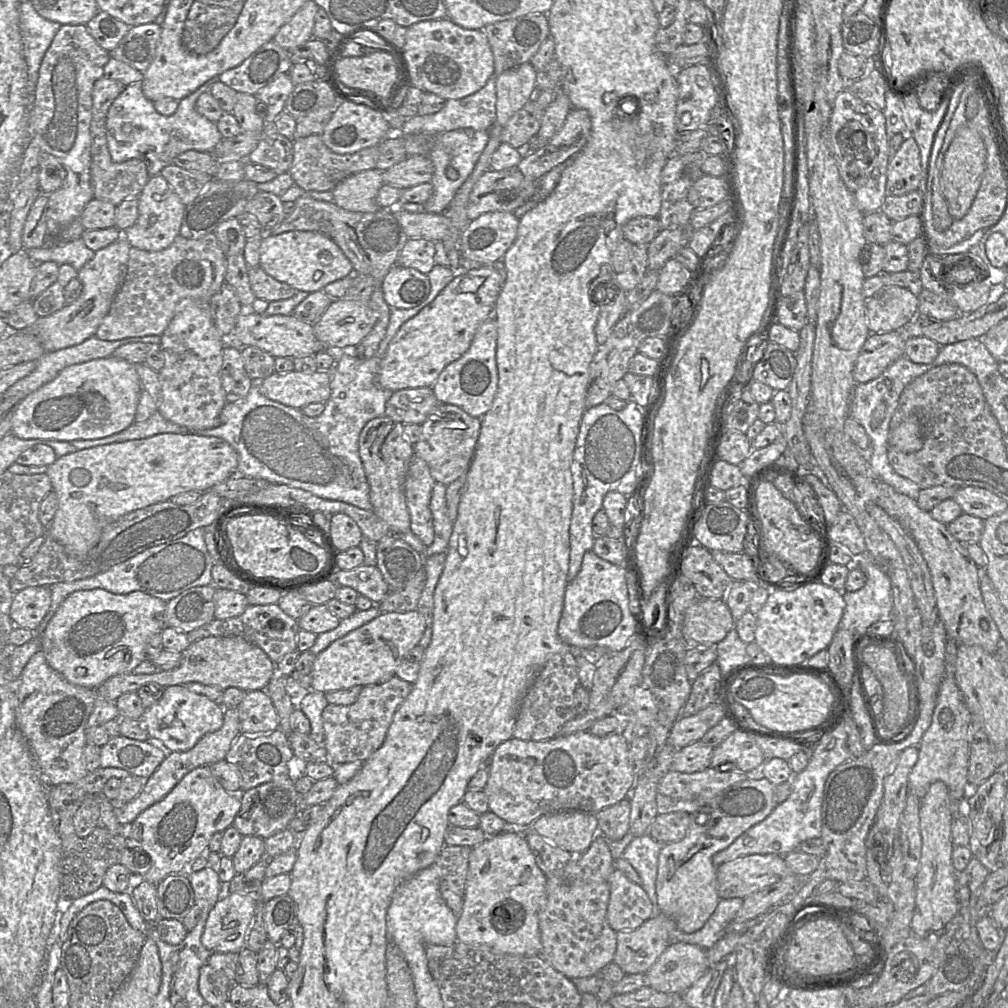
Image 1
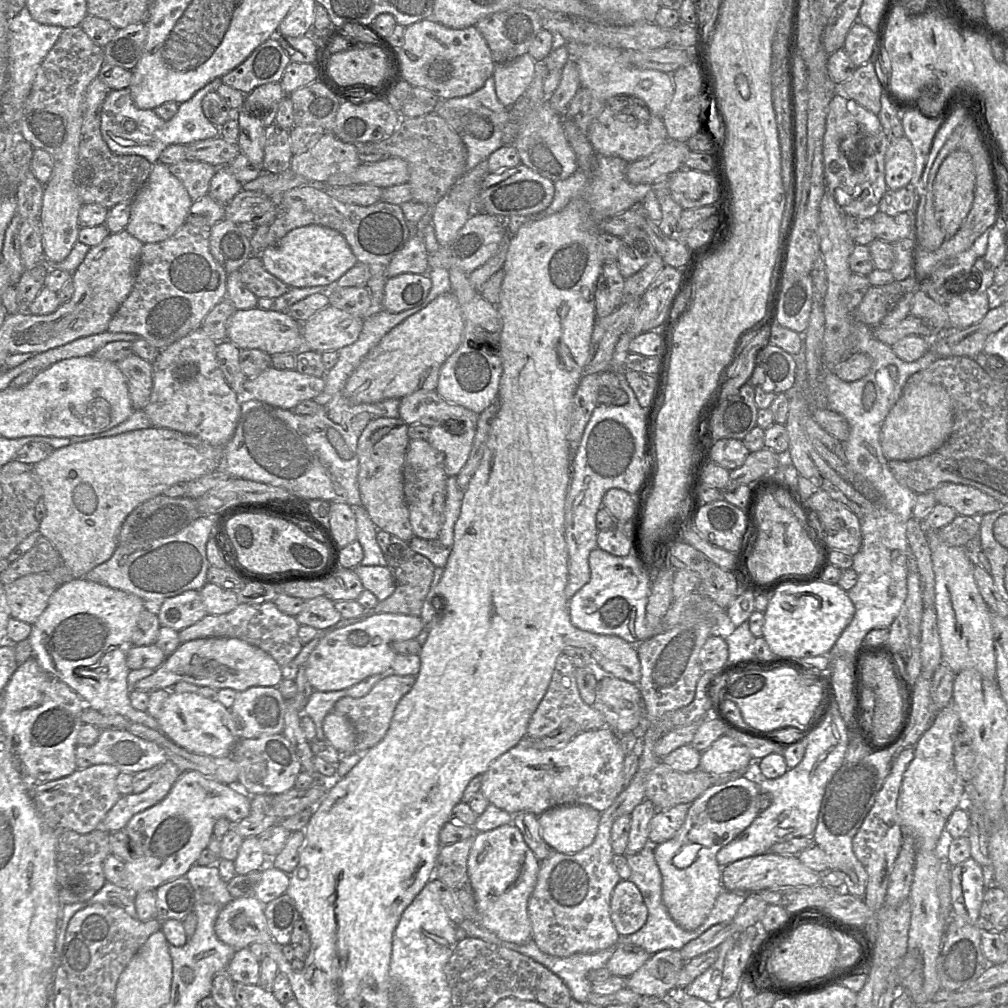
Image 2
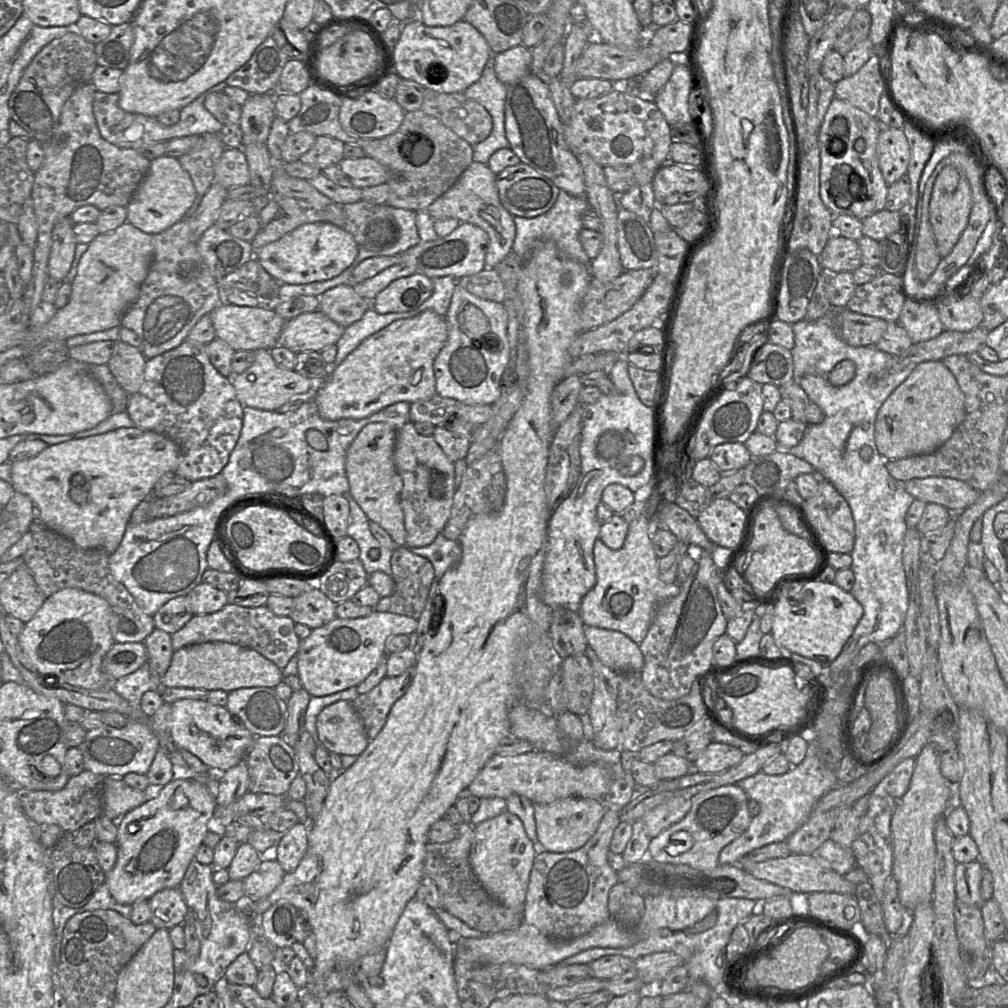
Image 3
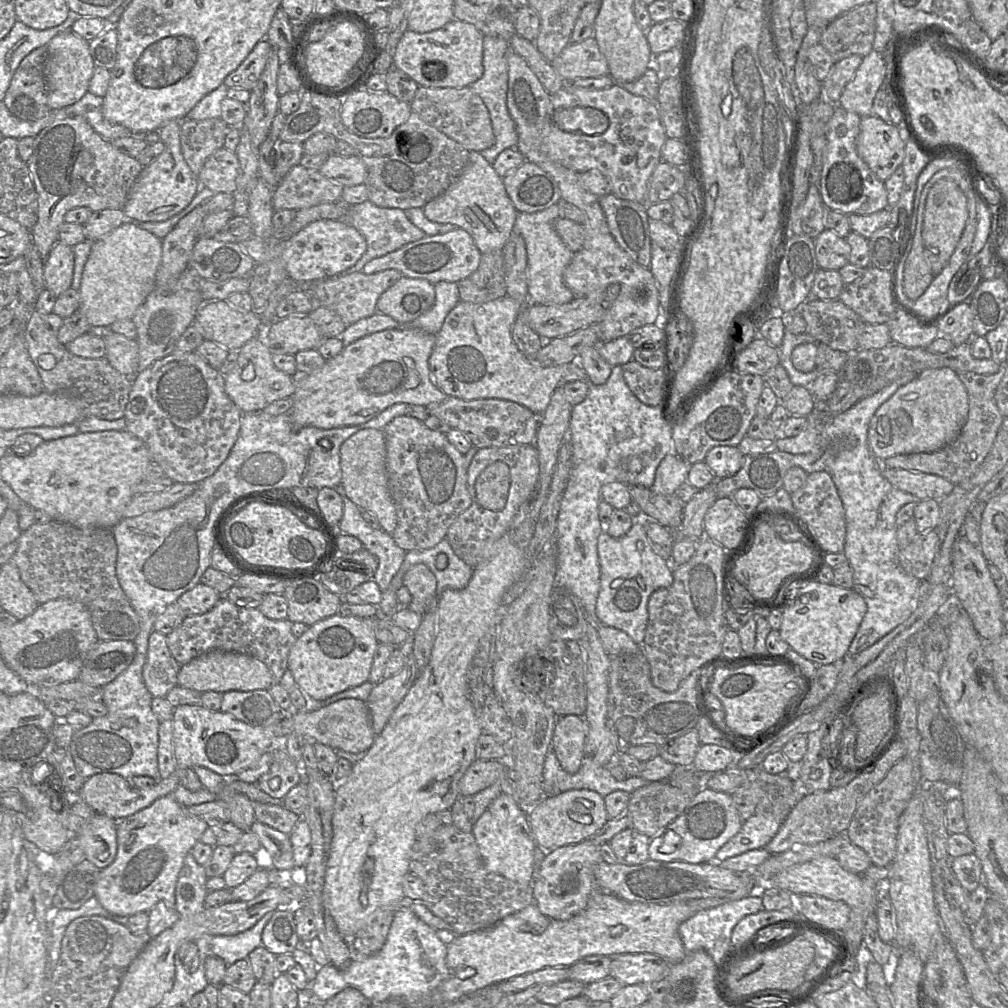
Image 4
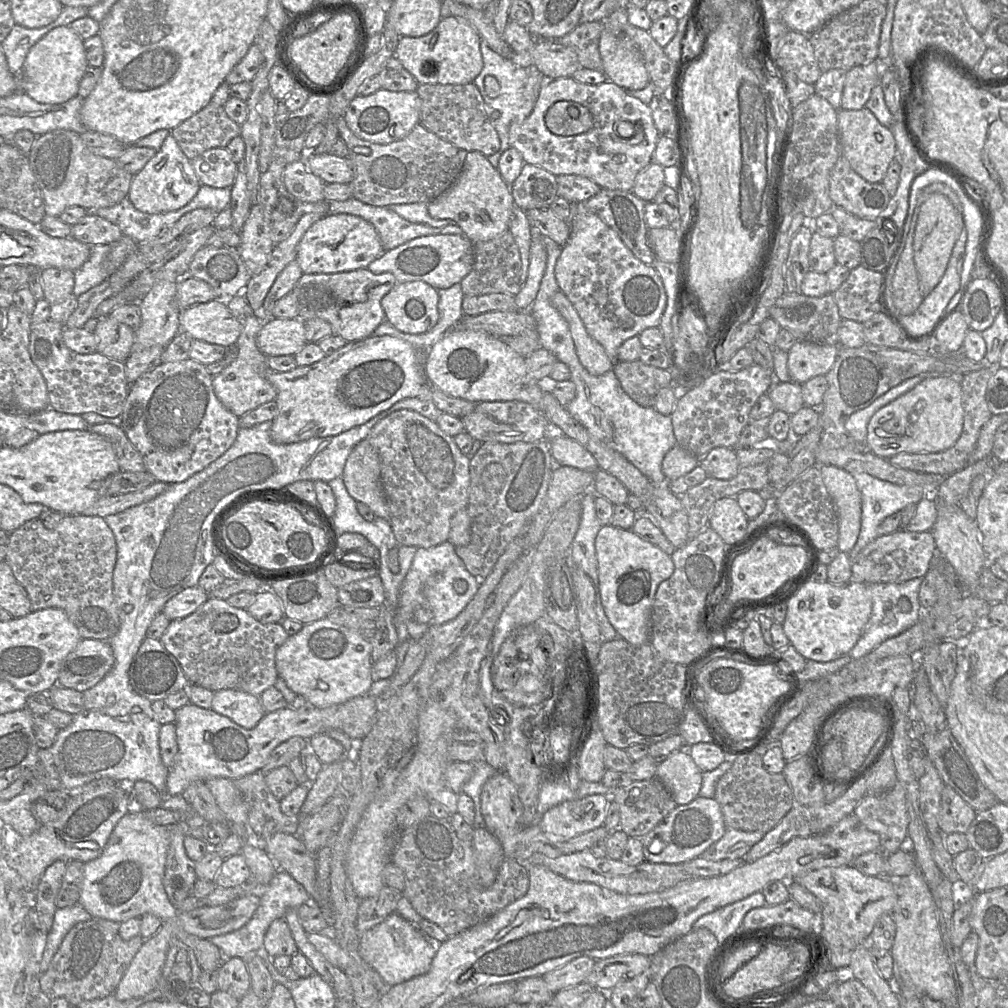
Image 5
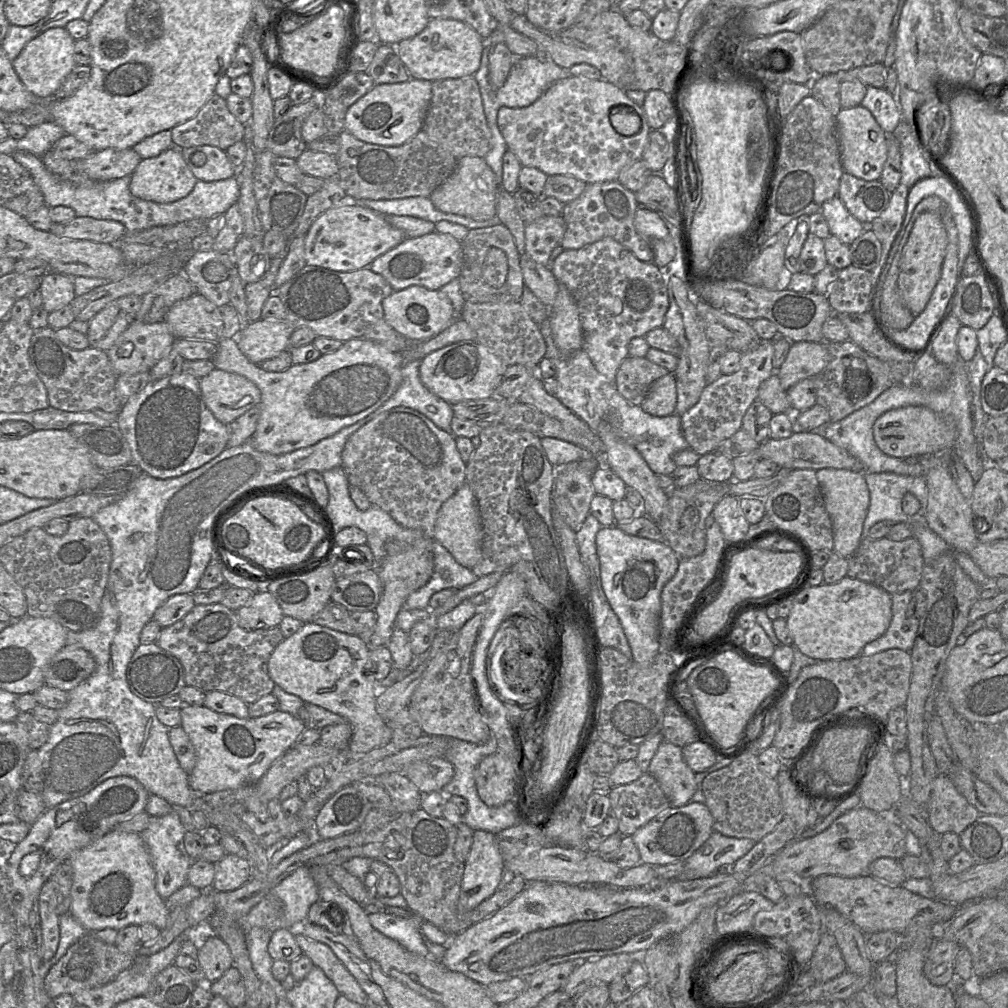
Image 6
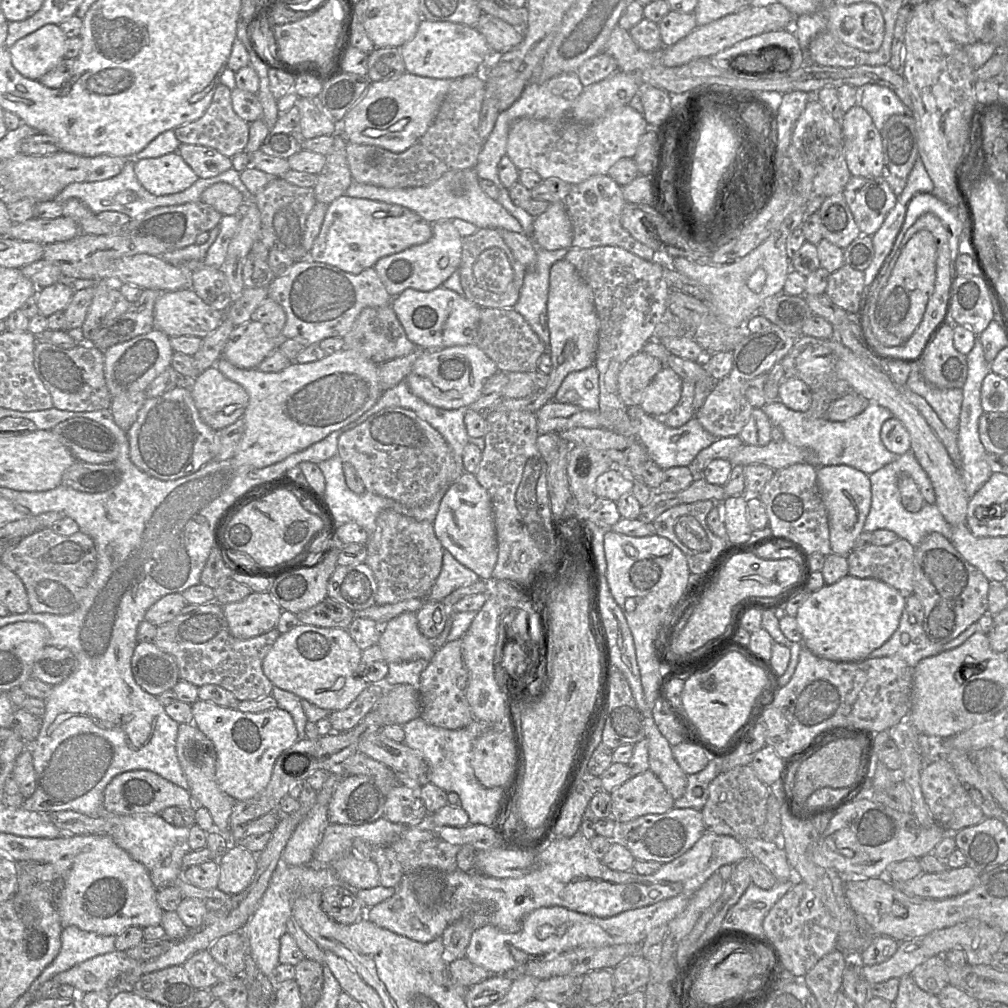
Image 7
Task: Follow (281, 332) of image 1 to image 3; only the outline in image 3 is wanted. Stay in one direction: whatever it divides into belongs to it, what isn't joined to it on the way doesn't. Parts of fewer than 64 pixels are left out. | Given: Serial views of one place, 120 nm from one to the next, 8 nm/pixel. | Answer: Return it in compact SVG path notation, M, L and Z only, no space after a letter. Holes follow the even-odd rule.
M219 304L209 313L214 325L216 339L222 340L235 351L270 350L279 344L279 337L286 323L273 309Z

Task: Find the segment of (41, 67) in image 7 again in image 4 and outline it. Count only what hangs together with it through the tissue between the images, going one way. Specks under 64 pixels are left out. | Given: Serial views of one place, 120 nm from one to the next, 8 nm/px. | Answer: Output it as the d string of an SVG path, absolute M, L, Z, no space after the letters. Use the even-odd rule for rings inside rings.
M71 29L54 36L47 43L47 59L44 66L48 107L60 109L78 102L88 92L94 68L89 42L73 33Z

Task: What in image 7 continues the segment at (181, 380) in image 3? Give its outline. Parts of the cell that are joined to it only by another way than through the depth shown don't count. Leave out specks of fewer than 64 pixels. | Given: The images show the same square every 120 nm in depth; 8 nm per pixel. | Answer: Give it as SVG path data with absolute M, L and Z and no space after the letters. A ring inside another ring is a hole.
M177 386L161 396L147 398L126 435L133 464L160 480L193 474L216 455L216 430L200 418L189 386Z

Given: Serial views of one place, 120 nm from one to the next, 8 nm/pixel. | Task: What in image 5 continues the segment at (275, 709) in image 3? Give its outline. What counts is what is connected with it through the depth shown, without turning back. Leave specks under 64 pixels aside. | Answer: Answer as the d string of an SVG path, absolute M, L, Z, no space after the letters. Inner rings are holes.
M238 689L215 691L211 709L246 729L255 727L266 714L259 696Z

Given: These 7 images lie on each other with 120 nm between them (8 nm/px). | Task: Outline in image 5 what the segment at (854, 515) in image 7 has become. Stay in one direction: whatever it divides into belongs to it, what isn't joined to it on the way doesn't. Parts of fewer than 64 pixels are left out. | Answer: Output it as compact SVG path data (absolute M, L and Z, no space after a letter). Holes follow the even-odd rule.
M818 465L823 482L830 494L838 515L839 551L849 553L857 542L861 527L861 493L854 477L844 468Z

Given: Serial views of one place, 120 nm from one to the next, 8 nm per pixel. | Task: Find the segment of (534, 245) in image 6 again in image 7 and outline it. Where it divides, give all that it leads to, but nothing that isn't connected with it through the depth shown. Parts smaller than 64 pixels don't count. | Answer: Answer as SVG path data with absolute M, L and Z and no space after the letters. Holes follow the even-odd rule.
M563 201L551 203L544 213L534 218L532 240L548 251L571 247L573 227Z

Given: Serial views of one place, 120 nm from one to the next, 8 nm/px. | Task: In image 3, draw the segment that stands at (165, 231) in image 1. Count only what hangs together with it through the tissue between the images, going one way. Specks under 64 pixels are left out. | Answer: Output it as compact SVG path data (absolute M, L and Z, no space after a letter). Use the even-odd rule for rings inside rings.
M161 156L151 161L149 170L127 205L127 222L155 235L182 220L197 197L189 173L178 158Z

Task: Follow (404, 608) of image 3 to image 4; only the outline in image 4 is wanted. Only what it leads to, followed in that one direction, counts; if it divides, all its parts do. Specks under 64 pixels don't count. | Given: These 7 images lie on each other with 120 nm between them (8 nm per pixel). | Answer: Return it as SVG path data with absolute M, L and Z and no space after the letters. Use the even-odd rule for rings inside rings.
M425 564L412 565L403 576L403 586L411 594L411 602L401 605L423 616L433 606L438 607L439 596L436 593L436 577Z

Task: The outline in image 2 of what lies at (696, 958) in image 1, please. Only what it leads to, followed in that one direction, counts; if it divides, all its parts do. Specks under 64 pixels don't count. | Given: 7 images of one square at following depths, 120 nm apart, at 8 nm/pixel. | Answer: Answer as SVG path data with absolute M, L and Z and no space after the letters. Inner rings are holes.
M679 950L659 951L627 978L626 988L642 997L675 994L684 964Z

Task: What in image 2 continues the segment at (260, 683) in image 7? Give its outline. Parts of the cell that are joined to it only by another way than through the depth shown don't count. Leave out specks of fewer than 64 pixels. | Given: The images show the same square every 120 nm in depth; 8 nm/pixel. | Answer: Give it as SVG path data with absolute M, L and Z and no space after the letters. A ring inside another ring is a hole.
M266 601L260 604L238 604L225 614L207 613L195 624L180 630L178 636L180 643L208 637L238 638L267 652L280 666L284 666L293 661L302 649L299 626L295 617L281 612L273 601Z

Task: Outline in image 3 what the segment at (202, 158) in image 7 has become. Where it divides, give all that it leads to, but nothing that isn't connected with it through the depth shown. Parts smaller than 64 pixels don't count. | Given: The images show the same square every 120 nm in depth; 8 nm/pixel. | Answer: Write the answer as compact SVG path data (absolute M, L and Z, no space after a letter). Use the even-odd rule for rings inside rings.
M225 148L215 167L213 183L227 189L250 183L248 162L242 148Z

